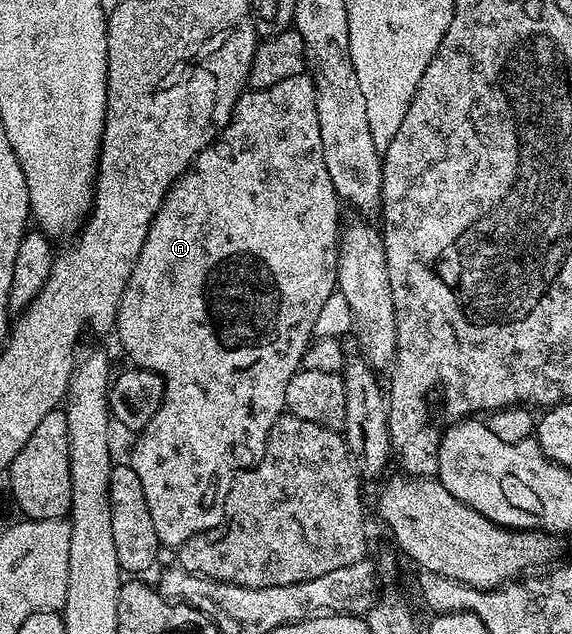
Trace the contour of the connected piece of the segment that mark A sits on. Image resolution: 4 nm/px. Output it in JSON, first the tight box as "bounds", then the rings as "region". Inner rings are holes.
{"bounds":[115,73,343,549],"region":[[[309,73],[287,77],[287,81],[279,81],[279,85],[271,85],[267,89],[246,90],[239,97],[229,124],[222,129],[216,141],[198,153],[192,167],[165,194],[163,205],[147,233],[147,241],[143,243],[143,253],[139,253],[139,261],[135,261],[135,269],[117,306],[115,328],[115,336],[129,354],[129,363],[134,368],[158,374],[165,383],[165,400],[159,405],[155,417],[151,417],[151,421],[147,421],[145,428],[134,438],[137,440],[133,443],[133,452],[127,456],[129,466],[135,469],[139,482],[143,484],[143,497],[147,497],[147,509],[162,548],[179,549],[191,537],[219,525],[225,518],[225,502],[227,493],[231,493],[231,485],[242,471],[248,471],[265,456],[267,437],[277,418],[286,410],[287,385],[302,366],[304,353],[314,338],[313,330],[319,312],[323,310],[327,297],[337,291],[339,228],[343,223],[341,210],[343,207],[331,181],[331,173],[327,173],[327,161],[323,161],[317,87]]]}

